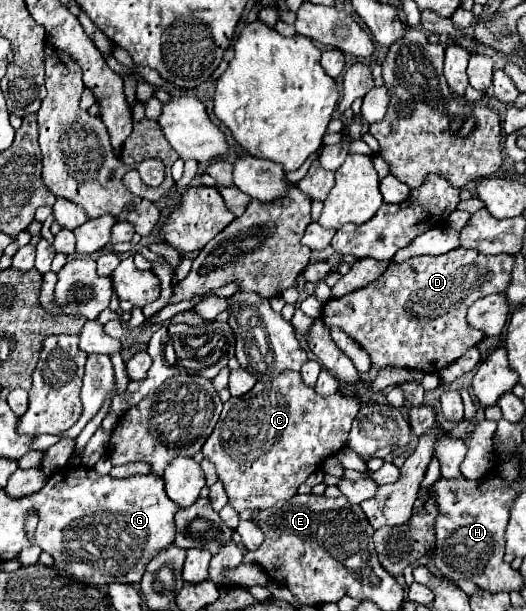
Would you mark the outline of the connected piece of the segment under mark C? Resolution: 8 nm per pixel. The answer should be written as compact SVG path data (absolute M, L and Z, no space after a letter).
M280 373L268 383L258 381L246 395L230 397L224 403L218 425L202 447L204 459L208 459L224 483L230 505L234 509L264 509L276 501L290 499L296 495L300 483L304 483L326 457L338 453L346 447L352 421L360 409L358 399L334 393L330 397L320 397L312 387L306 387L300 373Z

